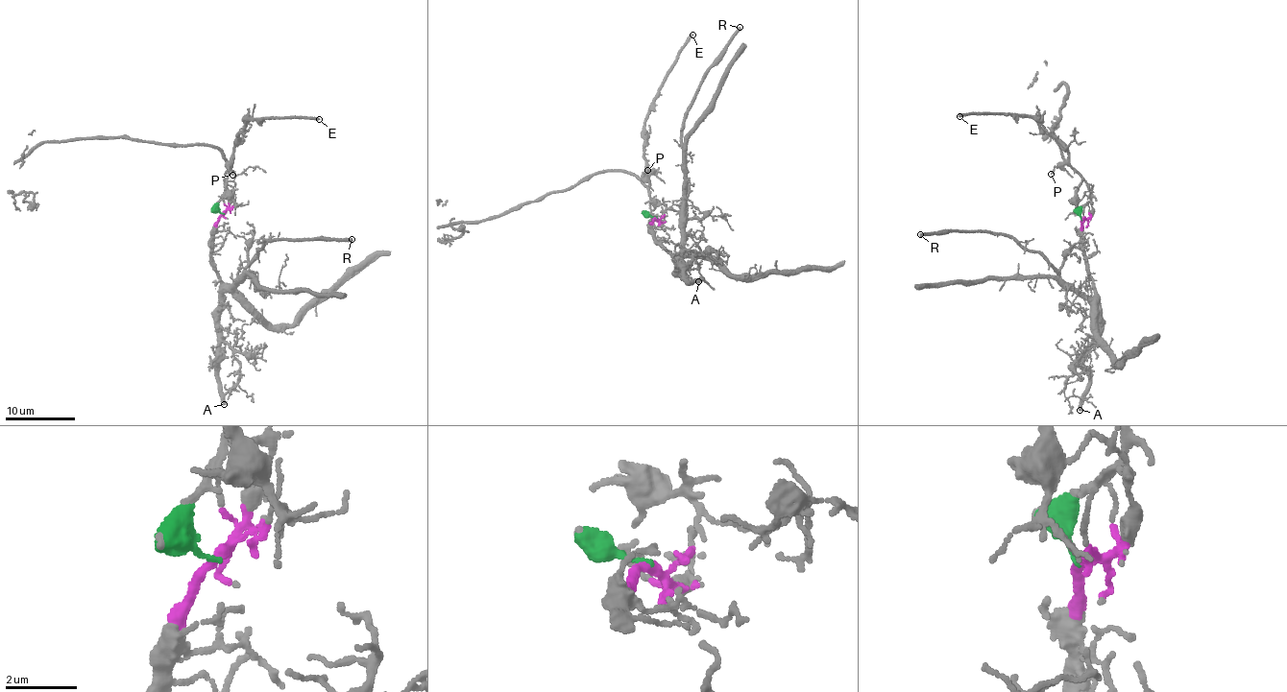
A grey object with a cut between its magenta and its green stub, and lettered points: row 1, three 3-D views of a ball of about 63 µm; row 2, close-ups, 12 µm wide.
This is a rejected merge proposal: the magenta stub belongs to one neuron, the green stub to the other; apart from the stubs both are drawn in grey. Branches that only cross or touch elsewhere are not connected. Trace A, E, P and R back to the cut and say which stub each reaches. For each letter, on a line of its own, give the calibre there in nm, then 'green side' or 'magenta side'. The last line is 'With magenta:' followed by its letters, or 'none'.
A: calibre 440 nm; magenta side
E: calibre 300 nm; green side
P: calibre 150 nm; green side
R: calibre 320 nm; magenta side
With magenta: A, R

